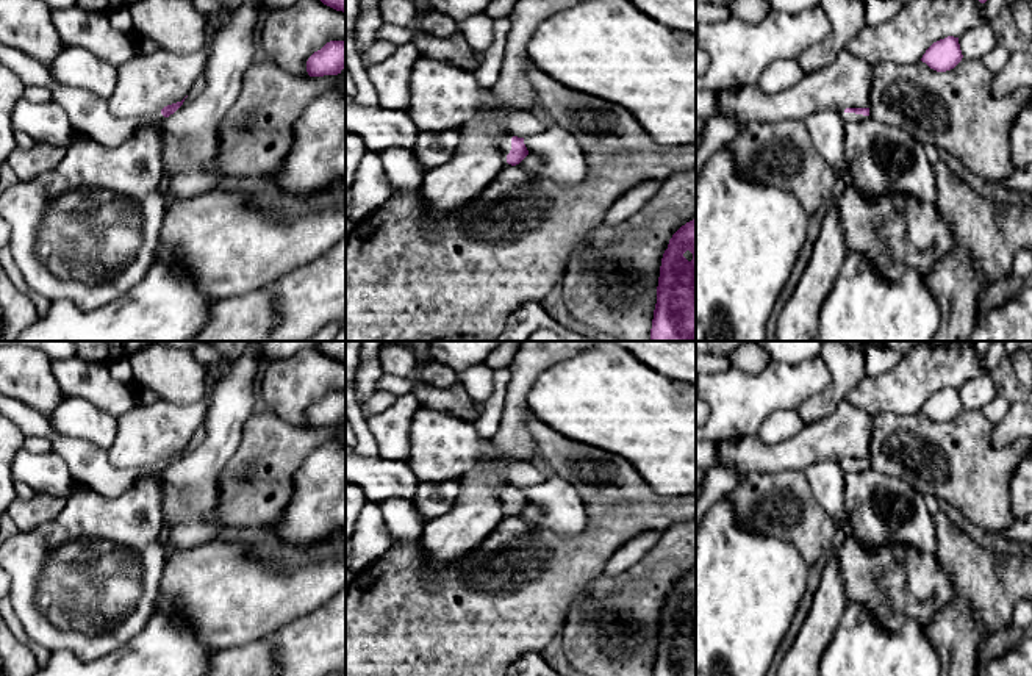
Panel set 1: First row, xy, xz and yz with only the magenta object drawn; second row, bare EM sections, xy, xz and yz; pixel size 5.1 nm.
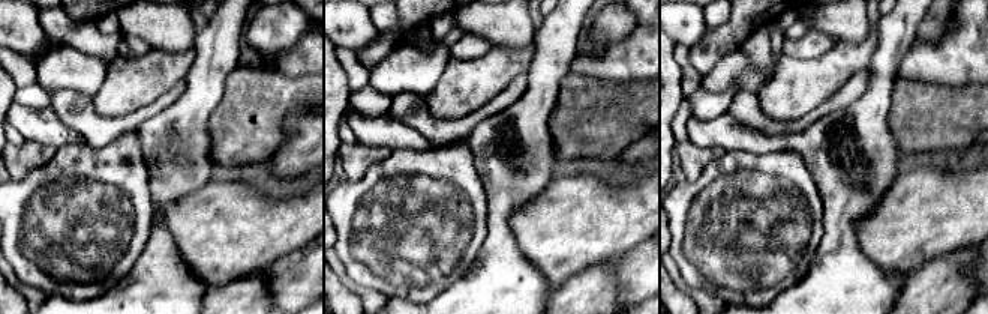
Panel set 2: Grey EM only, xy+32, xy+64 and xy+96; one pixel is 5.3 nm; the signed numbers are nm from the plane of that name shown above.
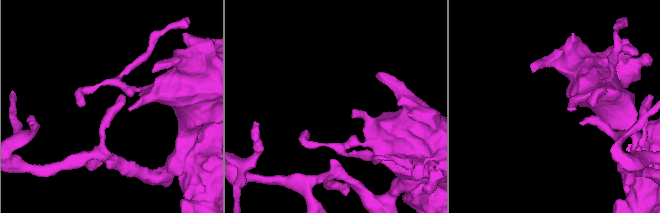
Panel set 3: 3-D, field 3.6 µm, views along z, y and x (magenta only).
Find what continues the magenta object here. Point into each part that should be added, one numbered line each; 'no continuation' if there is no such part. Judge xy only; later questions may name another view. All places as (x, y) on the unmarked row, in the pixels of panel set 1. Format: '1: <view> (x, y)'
1: xy (88, 463)

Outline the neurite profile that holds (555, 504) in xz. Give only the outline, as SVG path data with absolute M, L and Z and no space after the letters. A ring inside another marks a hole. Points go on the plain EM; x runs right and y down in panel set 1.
M558 477L524 488L529 505L516 516L529 527L552 530L558 540L572 540L583 534L588 509L577 488Z

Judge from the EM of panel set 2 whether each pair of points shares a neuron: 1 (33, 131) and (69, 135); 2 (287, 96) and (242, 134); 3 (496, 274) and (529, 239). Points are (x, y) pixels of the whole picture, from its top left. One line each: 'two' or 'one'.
1: one
2: one
3: two

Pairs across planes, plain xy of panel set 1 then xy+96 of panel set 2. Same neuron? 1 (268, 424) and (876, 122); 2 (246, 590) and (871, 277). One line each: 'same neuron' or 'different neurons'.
1: different neurons
2: different neurons

